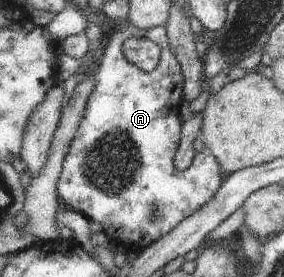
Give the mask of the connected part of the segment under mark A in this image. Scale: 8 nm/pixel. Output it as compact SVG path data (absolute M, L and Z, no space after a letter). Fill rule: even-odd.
M129 23L114 27L111 38L97 61L97 85L80 130L68 151L59 182L59 195L64 204L84 214L88 219L99 222L109 240L123 245L128 255L130 252L140 254L149 249L180 226L186 217L190 218L213 201L227 177L221 162L208 149L197 152L194 164L188 170L181 171L175 164L177 151L181 149L183 142L185 126L185 122L180 118L183 113L182 104L188 98L185 91L185 71L174 56L170 43L169 30L166 27L154 27L151 33ZM134 36L151 37L161 45L161 65L154 72L142 70L125 55L125 42ZM154 206L160 215L156 221L152 221Z

